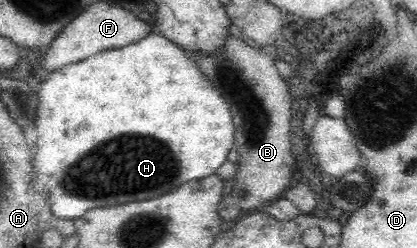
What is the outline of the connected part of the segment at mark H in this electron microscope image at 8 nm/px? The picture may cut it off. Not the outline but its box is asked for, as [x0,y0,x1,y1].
[32,33,235,219]

